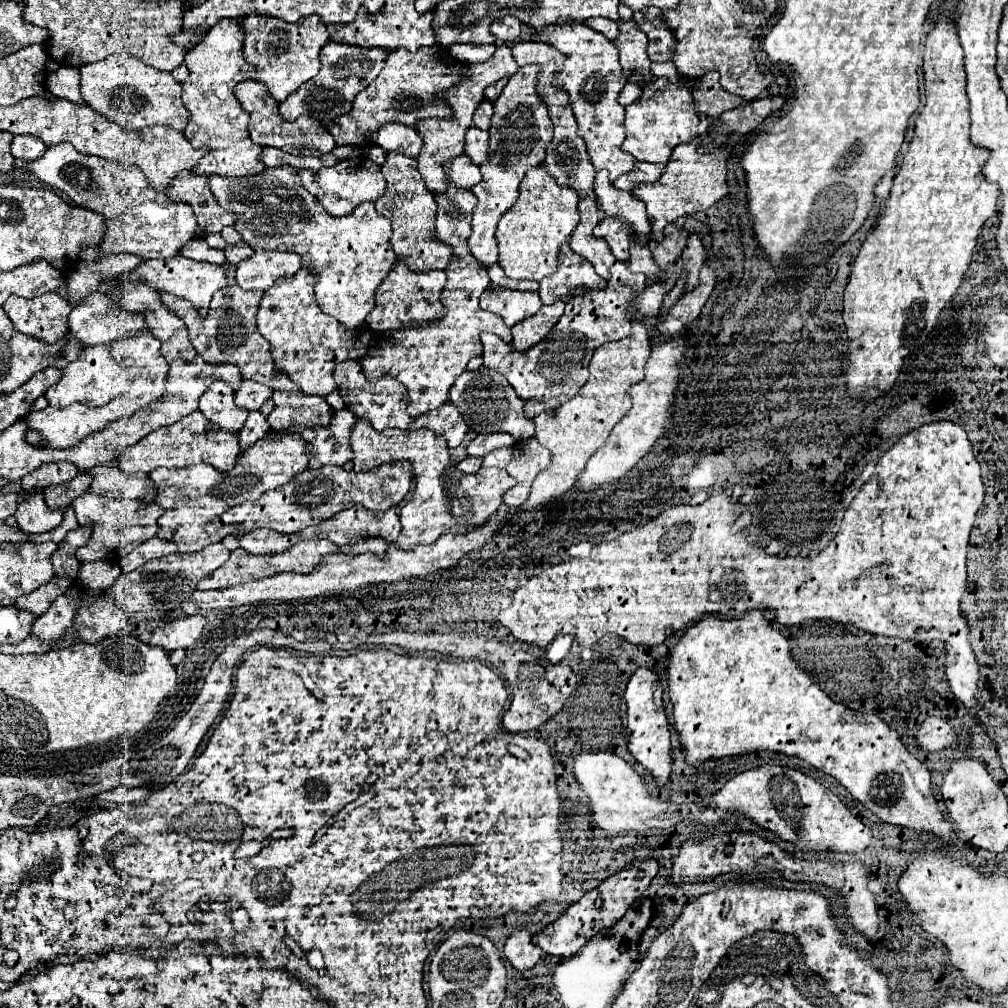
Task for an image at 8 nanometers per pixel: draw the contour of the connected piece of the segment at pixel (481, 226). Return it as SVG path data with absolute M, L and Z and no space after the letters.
M525 66L519 68L513 78L509 78L507 86L503 88L499 100L493 104L495 114L491 118L489 128L489 162L483 162L481 174L483 180L471 188L477 198L473 222L471 222L471 236L469 236L469 252L481 266L493 266L497 262L497 240L493 236L497 222L505 210L509 210L519 194L519 182L527 174L529 168L541 166L545 158L545 148L553 138L553 124L549 120L547 108L541 102L535 84L537 84L539 66Z

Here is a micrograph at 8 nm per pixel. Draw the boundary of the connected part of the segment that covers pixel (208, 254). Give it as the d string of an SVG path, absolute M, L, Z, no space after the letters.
M193 238L193 242L189 242L179 254L187 256L187 258L193 258L193 260L201 260L201 262L225 264L223 250L215 250L215 248L207 246L207 242L203 238Z

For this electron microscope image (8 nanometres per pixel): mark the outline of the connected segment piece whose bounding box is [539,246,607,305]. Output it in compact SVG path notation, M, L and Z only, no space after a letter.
M561 246L557 272L543 278L539 284L539 296L544 305L557 300L567 302L575 290L603 290L607 286L607 282L595 274L593 266L581 256L573 254L569 246Z

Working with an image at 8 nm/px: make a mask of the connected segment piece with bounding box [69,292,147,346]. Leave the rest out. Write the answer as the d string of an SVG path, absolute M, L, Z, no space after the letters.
M95 292L69 314L69 332L85 346L107 344L111 340L147 330L141 314L107 314L105 292Z

